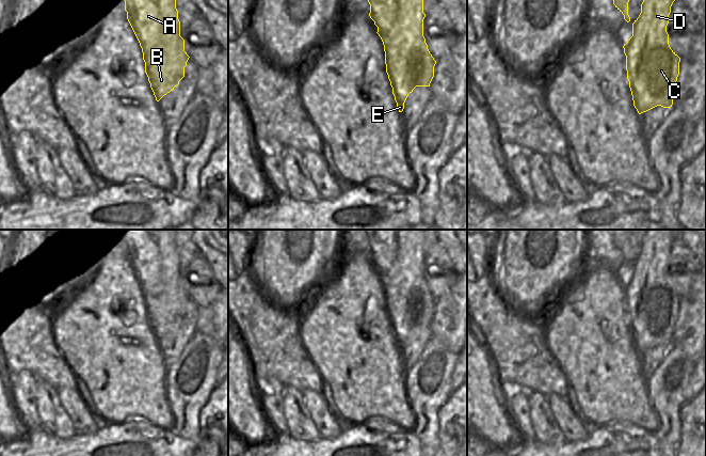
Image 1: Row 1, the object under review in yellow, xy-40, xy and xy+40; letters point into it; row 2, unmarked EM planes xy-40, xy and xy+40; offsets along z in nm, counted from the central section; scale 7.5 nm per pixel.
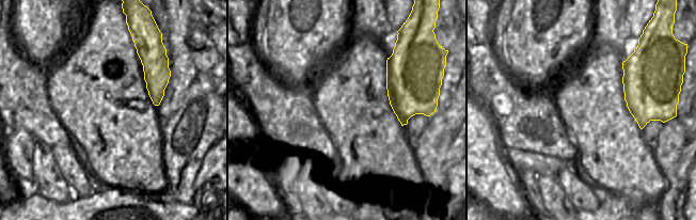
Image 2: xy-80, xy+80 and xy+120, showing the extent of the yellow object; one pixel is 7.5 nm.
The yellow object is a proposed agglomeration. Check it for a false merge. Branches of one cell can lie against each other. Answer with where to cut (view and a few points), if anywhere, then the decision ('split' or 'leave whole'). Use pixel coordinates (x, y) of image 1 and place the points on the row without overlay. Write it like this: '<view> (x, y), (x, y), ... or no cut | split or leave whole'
xy-40 (156, 232), (164, 292), (185, 305) | split

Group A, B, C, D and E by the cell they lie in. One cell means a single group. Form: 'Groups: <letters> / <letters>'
Groups: A B / C D E.

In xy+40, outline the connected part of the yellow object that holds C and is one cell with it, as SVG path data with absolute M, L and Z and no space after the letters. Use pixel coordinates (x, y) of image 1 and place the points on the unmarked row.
M645 230L641 252L632 263L632 270L638 270L642 278L642 286L636 296L626 296L626 310L633 345L639 353L657 345L671 347L673 344L673 329L679 314L680 297L669 284L667 265L671 246L676 238L677 230Z

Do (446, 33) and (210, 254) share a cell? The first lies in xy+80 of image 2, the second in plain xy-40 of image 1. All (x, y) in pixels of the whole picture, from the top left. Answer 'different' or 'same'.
different

